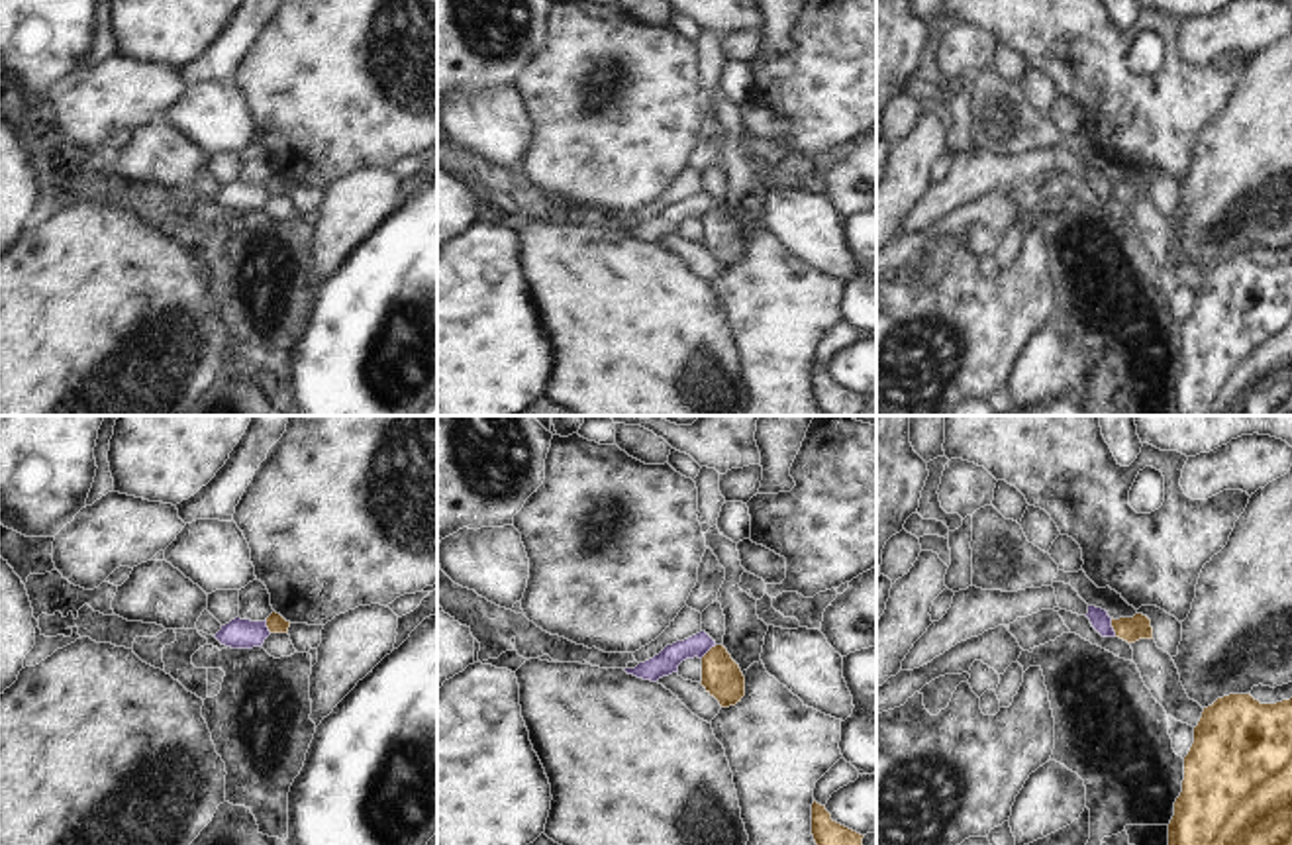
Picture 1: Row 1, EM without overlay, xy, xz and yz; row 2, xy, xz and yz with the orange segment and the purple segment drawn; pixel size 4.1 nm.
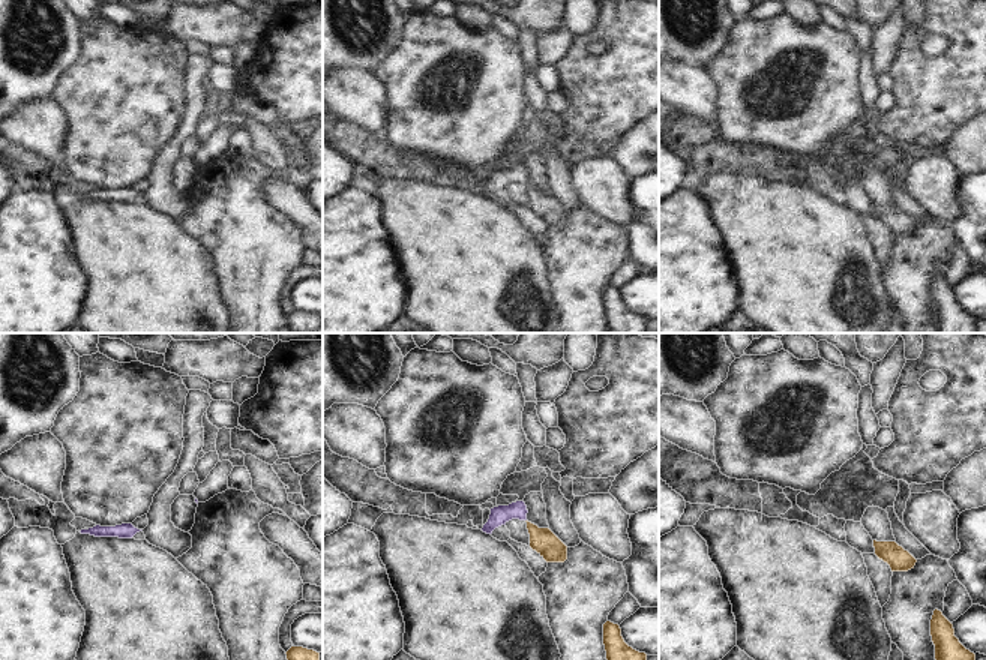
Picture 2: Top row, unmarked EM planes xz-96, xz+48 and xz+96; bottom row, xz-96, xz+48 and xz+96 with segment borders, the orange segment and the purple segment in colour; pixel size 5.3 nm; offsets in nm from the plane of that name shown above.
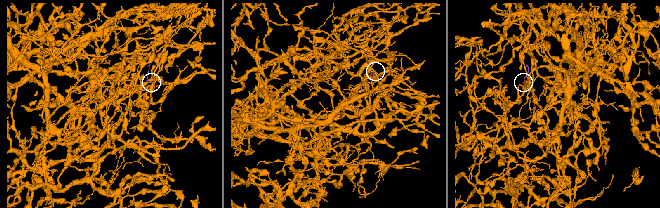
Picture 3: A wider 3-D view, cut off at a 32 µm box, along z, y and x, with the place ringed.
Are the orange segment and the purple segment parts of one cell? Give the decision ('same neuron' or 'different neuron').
different neuron

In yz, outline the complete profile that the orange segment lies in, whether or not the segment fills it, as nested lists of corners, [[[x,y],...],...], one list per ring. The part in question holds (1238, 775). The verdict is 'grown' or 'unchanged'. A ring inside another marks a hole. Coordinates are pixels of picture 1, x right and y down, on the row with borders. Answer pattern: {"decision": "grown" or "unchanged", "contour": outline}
{"decision": "unchanged", "contour": [[[1229,694],[1204,708],[1184,757],[1168,845],[1292,845],[1292,698],[1261,704],[1251,694]]]}

